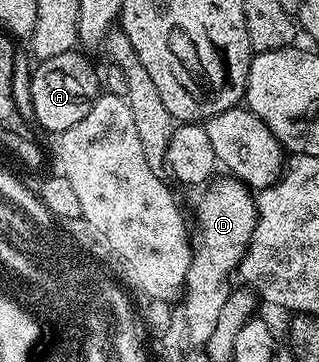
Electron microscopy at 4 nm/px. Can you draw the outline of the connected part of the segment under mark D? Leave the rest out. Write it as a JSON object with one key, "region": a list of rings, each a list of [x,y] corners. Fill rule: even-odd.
{"region":[[[233,177],[217,178],[198,203],[198,236],[193,236],[192,261],[182,295],[182,318],[188,326],[193,346],[205,346],[218,323],[223,304],[232,290],[228,277],[239,268],[257,223],[255,196],[243,182]]]}

